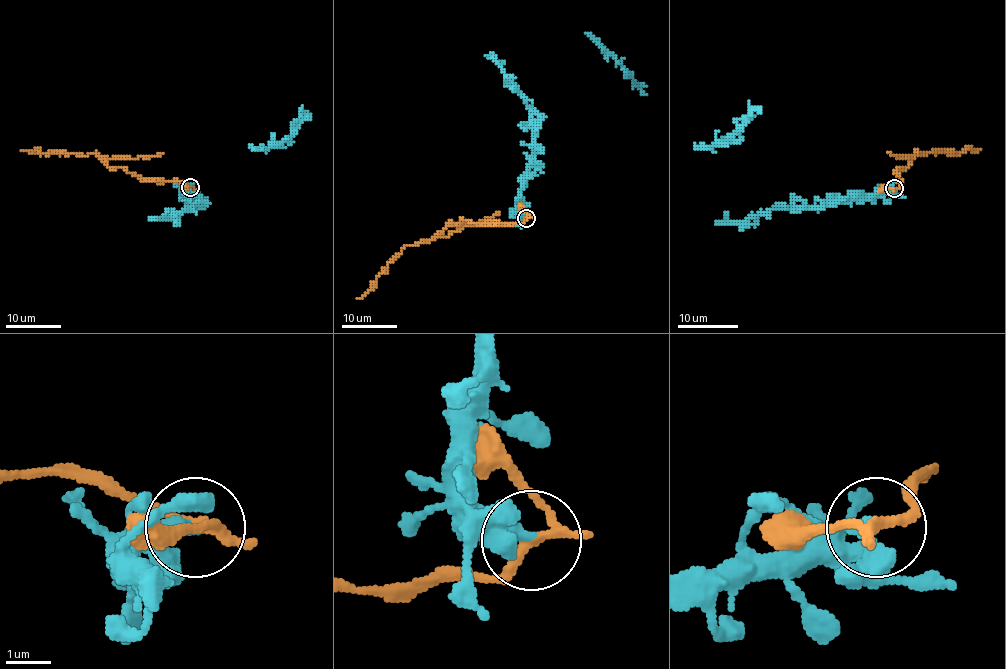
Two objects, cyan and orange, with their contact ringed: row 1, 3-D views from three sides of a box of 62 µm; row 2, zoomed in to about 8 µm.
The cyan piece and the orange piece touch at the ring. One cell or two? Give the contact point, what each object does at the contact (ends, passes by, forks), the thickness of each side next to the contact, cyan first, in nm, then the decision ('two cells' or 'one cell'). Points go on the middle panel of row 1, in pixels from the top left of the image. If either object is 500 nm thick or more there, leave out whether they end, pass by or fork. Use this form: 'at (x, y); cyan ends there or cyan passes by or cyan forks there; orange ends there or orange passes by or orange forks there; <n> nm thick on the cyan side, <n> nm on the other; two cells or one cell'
at (526, 218); cyan ends there; orange forks there; 320 nm thick on the cyan side, 200 nm on the other; two cells

